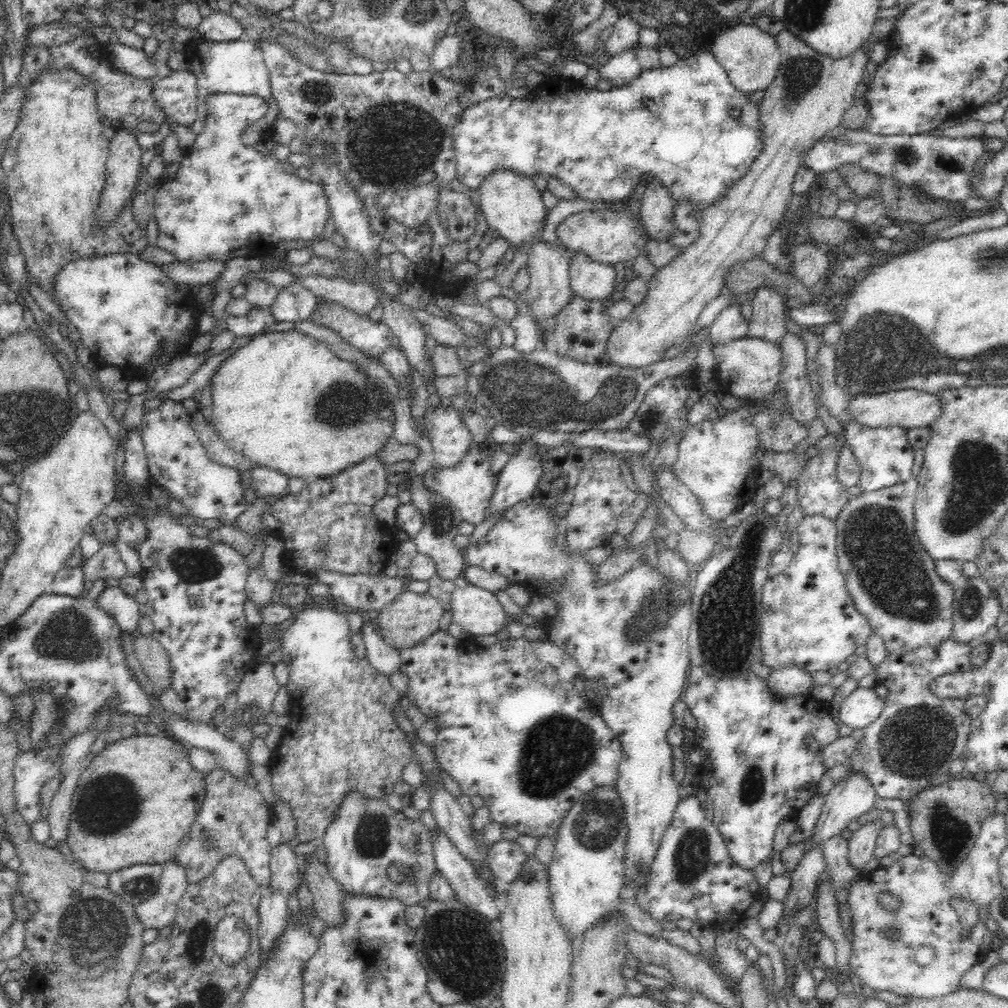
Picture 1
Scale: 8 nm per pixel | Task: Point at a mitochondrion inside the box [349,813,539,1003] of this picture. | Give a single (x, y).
(363, 949)

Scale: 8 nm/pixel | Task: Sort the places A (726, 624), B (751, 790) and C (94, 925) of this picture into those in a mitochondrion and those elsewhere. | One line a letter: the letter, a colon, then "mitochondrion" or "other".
A: mitochondrion
B: mitochondrion
C: mitochondrion

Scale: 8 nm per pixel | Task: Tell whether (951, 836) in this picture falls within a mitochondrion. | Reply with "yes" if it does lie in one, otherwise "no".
yes

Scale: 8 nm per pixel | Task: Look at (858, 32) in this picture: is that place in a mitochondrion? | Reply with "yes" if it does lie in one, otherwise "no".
no

